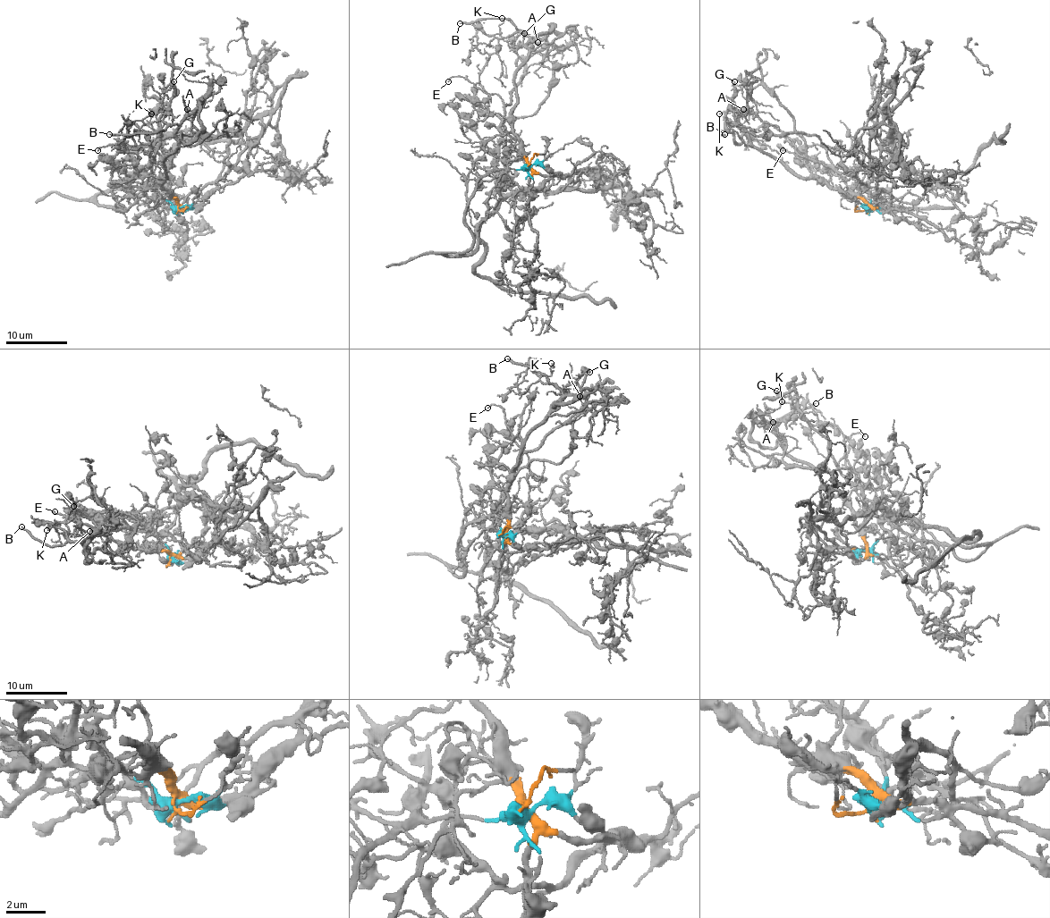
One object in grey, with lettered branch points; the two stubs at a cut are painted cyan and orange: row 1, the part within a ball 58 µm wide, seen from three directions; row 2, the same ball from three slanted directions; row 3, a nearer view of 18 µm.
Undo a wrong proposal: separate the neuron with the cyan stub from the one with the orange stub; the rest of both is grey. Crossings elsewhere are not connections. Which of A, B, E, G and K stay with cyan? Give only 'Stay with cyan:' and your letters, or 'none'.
Stay with cyan: G

